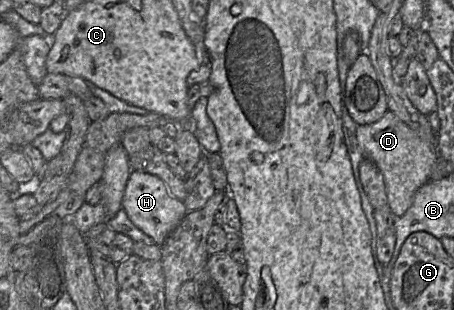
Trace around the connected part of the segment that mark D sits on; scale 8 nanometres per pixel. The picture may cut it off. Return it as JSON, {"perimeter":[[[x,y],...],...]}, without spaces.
{"perimeter":[[[387,111],[378,121],[357,125],[356,138],[363,155],[381,171],[388,205],[395,216],[402,216],[412,205],[417,190],[430,180],[438,159],[436,145],[429,145],[393,112]]]}

